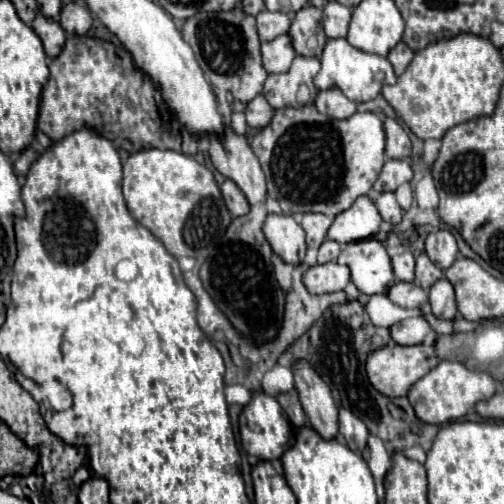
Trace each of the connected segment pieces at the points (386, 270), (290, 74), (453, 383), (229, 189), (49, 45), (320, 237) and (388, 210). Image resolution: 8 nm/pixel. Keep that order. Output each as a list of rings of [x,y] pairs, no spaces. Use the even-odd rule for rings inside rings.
[[[368,238],[346,244],[338,256],[338,264],[346,264],[352,282],[362,294],[384,294],[394,284],[390,256],[382,242]]]
[[[296,56],[288,72],[269,74],[263,86],[263,95],[268,104],[274,109],[280,109],[288,104],[296,108],[312,104],[318,96],[318,90],[312,84],[318,70],[320,70],[318,58]]]
[[[442,360],[434,366],[426,376],[412,384],[408,392],[408,400],[416,412],[416,418],[426,424],[444,424],[448,420],[462,418],[476,402],[488,400],[496,392],[494,380],[486,372],[468,370],[462,362],[448,362]]]
[[[224,180],[220,184],[220,192],[222,192],[226,208],[230,210],[232,216],[242,216],[248,212],[248,202],[246,202],[244,194],[240,192],[240,188],[236,188],[236,184],[232,184],[232,180]]]
[[[38,14],[36,20],[32,22],[32,30],[40,36],[46,54],[48,54],[50,58],[56,58],[56,56],[60,54],[60,50],[64,48],[64,40],[66,40],[64,30],[62,30],[62,26],[58,24],[58,20]]]
[[[304,214],[302,218],[302,228],[306,232],[306,244],[310,248],[320,248],[320,244],[326,240],[326,232],[332,224],[330,216],[320,216],[320,214]]]
[[[382,192],[376,198],[376,208],[378,208],[382,220],[388,224],[398,224],[402,220],[402,208],[398,206],[394,192]]]

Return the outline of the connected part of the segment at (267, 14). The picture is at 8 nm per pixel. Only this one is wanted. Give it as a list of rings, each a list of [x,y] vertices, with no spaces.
[[[262,10],[256,16],[256,24],[258,24],[258,36],[262,42],[274,40],[280,34],[286,34],[290,28],[290,18],[282,12],[270,12],[270,10]]]

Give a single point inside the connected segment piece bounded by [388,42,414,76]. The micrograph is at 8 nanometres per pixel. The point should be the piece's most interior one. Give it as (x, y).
(400, 57)

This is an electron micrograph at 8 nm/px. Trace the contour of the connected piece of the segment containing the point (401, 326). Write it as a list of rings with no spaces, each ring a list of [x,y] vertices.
[[[414,316],[414,318],[406,318],[398,324],[394,324],[390,328],[390,336],[396,344],[402,346],[414,346],[414,344],[422,344],[424,336],[430,332],[428,322],[422,316]]]

